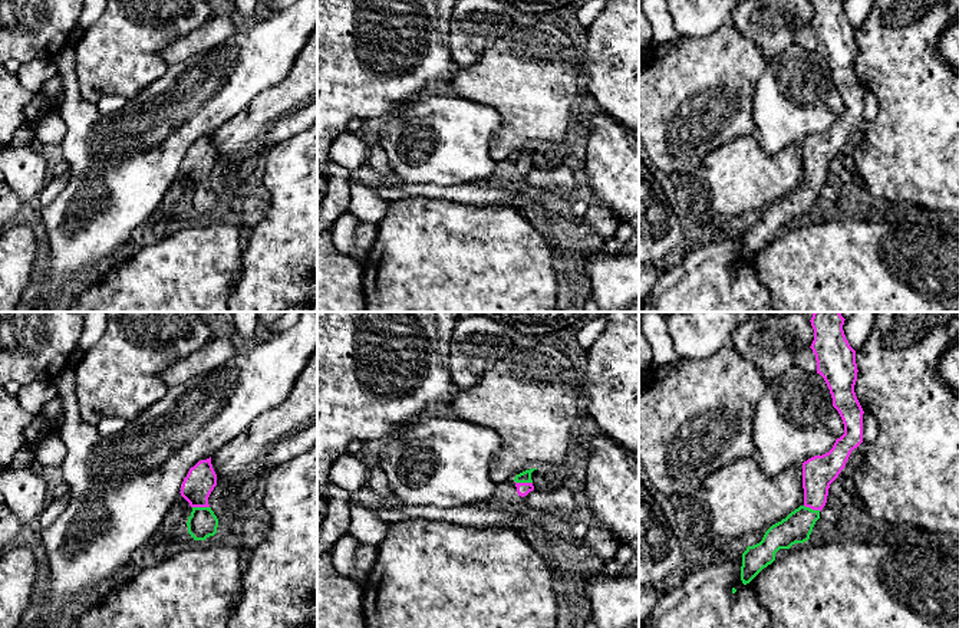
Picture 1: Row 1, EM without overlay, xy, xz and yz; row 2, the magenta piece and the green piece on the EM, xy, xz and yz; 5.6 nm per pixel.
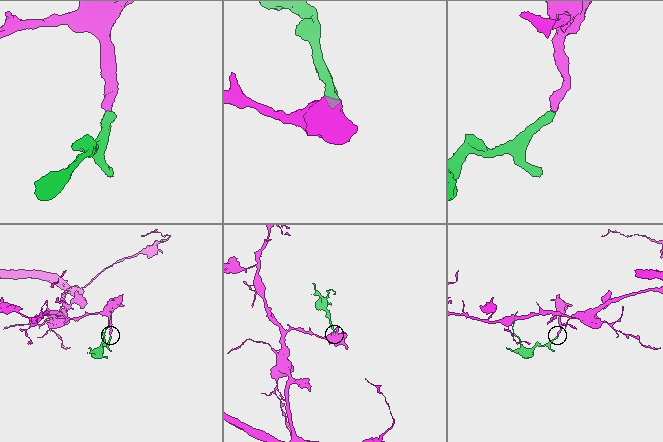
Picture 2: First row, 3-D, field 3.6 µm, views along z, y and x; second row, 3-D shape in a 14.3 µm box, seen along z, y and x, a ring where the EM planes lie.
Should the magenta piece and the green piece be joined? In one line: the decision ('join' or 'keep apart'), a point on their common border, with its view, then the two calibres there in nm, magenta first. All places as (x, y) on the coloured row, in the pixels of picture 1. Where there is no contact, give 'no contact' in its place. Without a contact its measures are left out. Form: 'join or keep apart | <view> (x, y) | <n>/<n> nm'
join | xz (523, 483) | 80/60 nm

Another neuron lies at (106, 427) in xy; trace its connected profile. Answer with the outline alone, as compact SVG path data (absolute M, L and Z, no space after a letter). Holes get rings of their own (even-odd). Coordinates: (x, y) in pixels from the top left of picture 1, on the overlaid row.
M109 417L99 421L96 430L102 437L112 437L122 431L131 421L119 417Z

